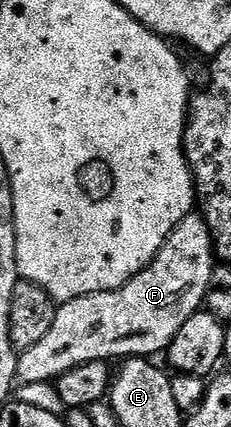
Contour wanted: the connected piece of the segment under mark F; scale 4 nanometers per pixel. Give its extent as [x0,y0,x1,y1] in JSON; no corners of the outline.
[17,212,215,385]

